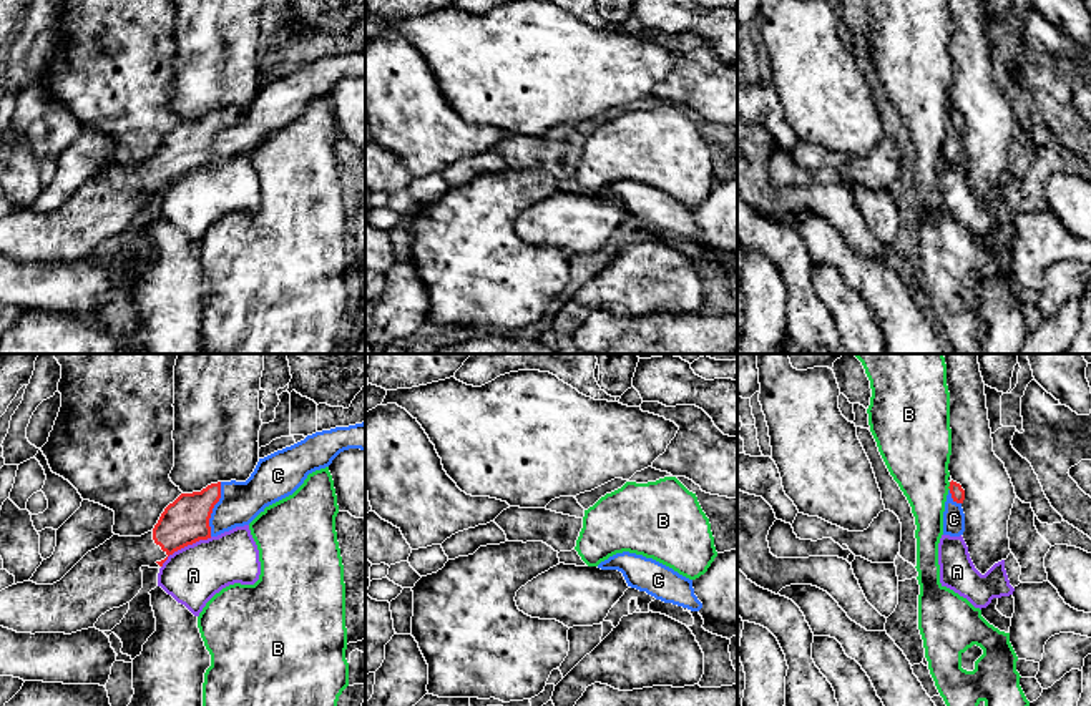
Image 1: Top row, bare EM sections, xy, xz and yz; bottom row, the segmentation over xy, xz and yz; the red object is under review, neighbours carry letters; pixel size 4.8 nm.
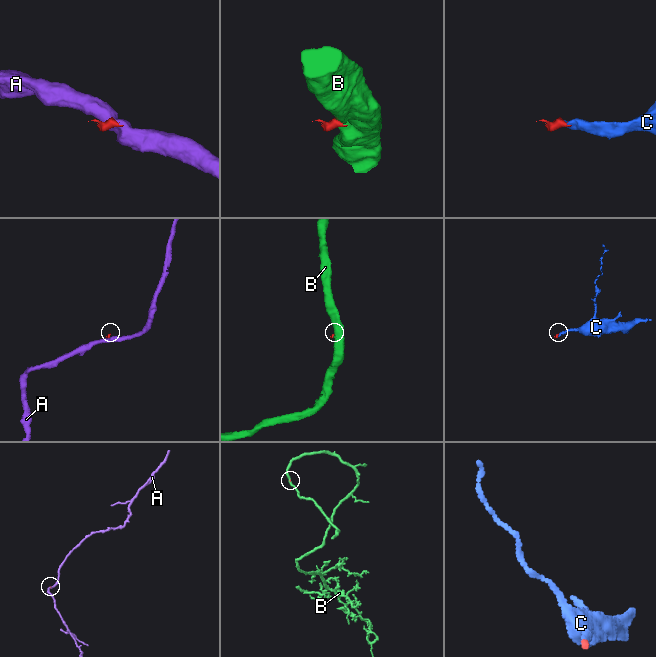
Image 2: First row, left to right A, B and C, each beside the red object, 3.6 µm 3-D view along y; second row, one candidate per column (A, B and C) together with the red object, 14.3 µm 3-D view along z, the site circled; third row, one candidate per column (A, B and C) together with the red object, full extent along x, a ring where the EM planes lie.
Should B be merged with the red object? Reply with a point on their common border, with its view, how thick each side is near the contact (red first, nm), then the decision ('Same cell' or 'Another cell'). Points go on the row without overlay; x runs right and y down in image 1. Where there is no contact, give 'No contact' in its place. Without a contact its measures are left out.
Touches red at yz (950, 113). Thickness 70 nm (red) against 340 nm. Another cell

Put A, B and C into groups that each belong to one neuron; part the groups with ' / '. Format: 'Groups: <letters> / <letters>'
Groups: A / B / C

